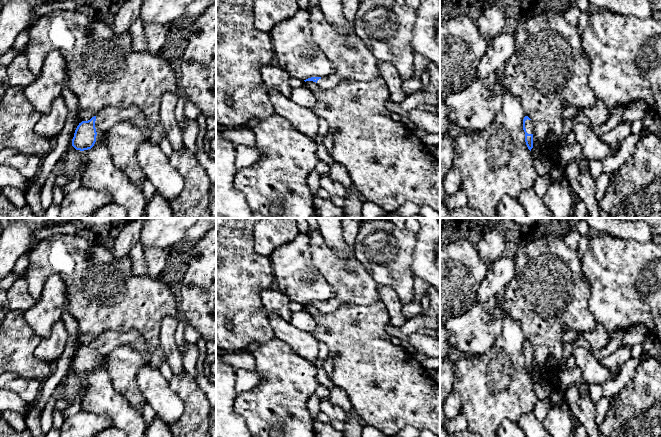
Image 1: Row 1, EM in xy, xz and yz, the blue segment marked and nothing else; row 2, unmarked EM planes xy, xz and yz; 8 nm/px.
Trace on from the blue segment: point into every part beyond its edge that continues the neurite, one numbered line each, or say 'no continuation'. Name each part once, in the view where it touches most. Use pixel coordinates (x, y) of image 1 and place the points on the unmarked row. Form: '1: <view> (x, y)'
1: yz (528, 347)

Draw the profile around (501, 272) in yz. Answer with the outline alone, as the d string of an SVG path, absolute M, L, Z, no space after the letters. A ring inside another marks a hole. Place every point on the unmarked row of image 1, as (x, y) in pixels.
M502 257L488 264L486 277L478 288L477 302L484 303L492 296L501 296L514 276L515 258Z

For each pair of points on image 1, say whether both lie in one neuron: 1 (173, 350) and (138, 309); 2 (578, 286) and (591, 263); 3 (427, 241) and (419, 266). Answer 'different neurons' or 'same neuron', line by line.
1: different neurons
2: different neurons
3: same neuron

